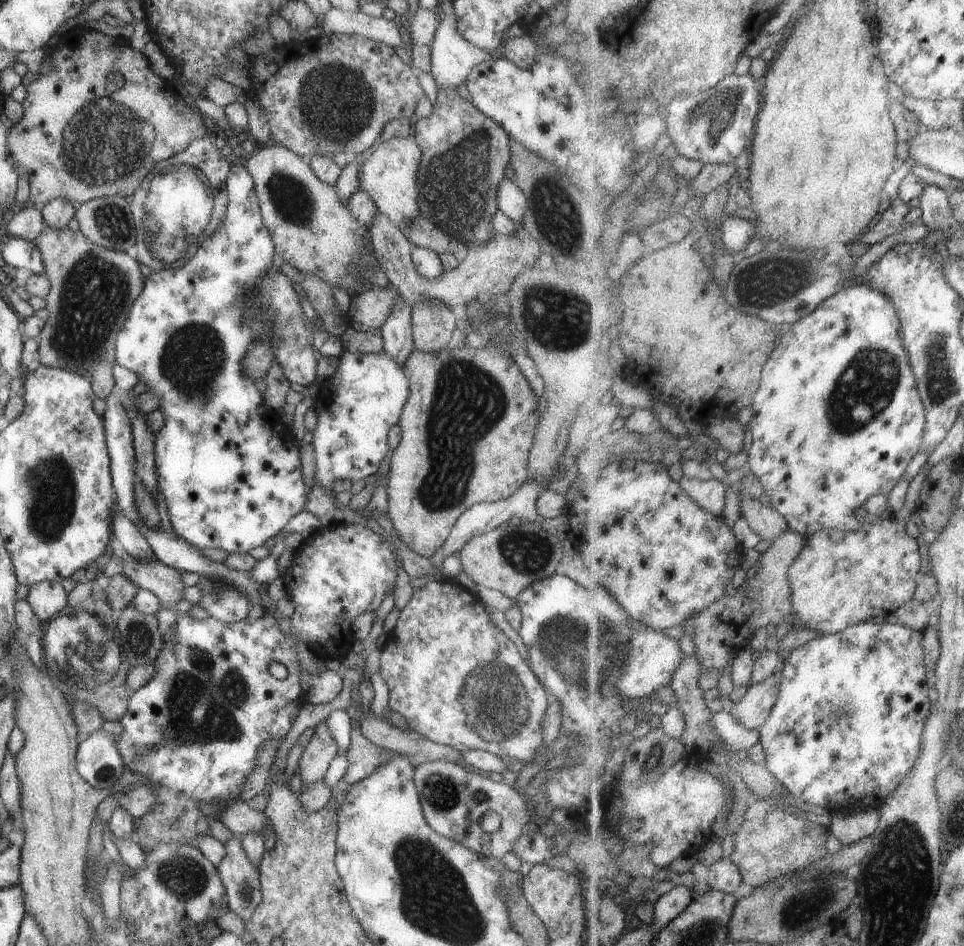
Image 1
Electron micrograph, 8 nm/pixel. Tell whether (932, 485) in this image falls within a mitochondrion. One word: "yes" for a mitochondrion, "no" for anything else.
no

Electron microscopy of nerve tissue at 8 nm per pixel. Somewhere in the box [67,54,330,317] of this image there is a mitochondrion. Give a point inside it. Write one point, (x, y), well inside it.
(170, 226)

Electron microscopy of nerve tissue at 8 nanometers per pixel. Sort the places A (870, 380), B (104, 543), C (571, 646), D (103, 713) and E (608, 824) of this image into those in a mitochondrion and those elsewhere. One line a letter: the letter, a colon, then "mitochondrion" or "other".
A: mitochondrion
B: other
C: mitochondrion
D: other
E: other

